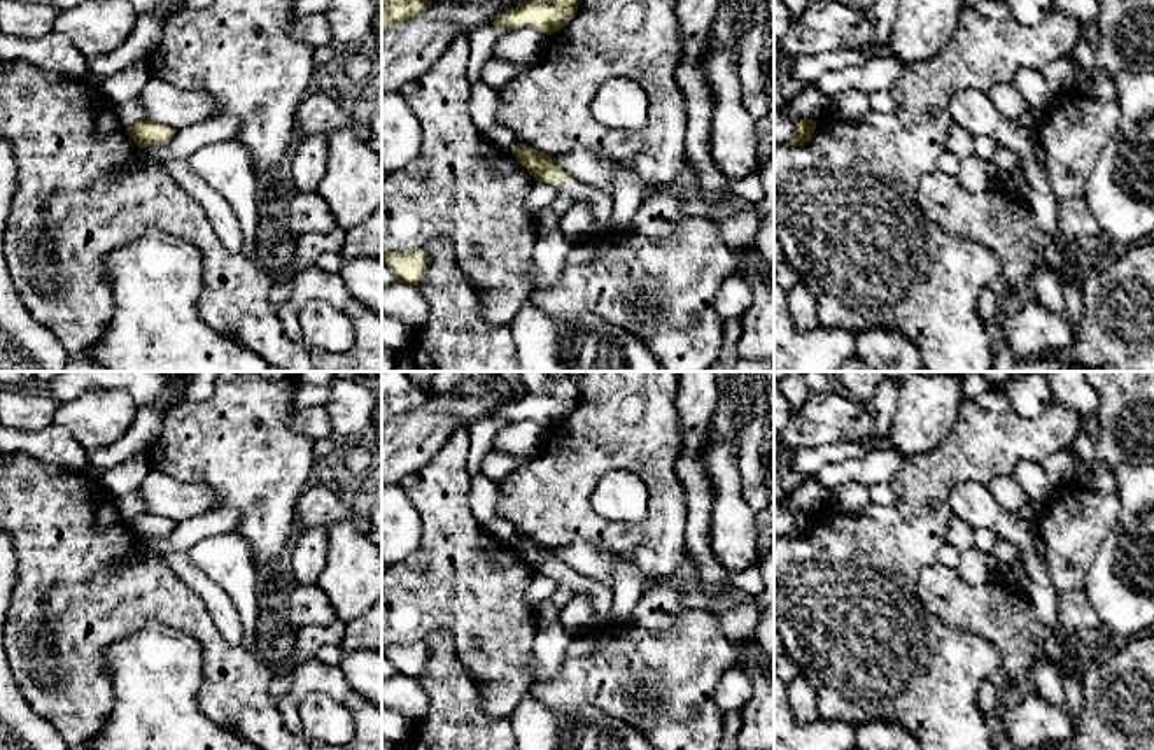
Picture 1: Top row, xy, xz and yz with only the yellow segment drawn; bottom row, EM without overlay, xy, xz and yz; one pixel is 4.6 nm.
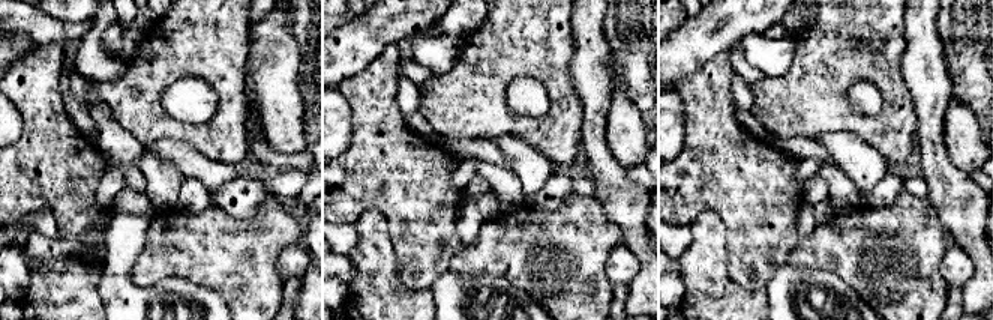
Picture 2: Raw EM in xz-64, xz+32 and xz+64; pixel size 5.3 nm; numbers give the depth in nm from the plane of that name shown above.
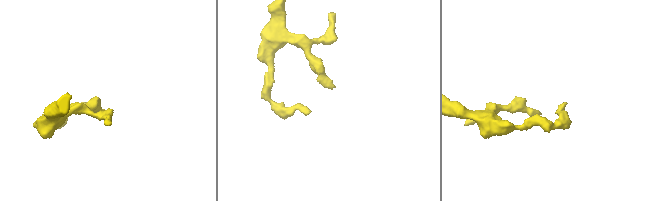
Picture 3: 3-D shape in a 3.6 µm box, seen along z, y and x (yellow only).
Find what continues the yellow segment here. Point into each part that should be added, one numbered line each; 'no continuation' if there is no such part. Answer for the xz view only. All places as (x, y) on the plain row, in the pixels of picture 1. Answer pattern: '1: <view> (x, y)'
1: xz (601, 594)

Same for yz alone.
1: yz (985, 538)

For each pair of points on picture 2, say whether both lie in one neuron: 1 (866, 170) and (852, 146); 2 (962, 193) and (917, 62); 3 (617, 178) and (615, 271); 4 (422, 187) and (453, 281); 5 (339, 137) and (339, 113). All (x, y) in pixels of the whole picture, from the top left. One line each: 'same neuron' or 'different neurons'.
1: same neuron
2: same neuron
3: different neurons
4: different neurons
5: same neuron

